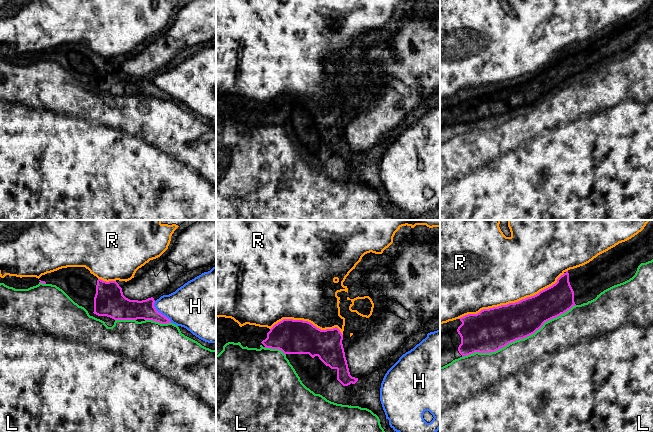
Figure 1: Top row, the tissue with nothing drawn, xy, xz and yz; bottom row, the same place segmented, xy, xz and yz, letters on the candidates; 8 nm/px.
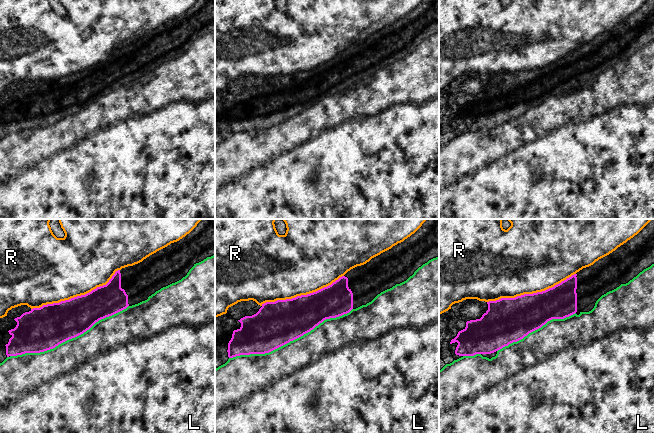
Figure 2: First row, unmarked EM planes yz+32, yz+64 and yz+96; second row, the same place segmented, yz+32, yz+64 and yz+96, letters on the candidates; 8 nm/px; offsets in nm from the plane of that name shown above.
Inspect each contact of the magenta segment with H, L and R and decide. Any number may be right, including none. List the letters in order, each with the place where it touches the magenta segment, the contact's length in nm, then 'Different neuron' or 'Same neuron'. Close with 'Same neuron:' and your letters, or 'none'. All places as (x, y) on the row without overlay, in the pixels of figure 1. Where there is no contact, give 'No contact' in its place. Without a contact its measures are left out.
H: Touches magenta at xy (160, 89). Shared border 220 nm. Different neuron
L: Touches magenta at yz (518, 115). Shared border 1000 nm. Different neuron
R: Touches magenta at yz (511, 79). Shared border 950 nm. Different neuron
Same neuron: none

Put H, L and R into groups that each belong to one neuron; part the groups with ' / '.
H / L / R

